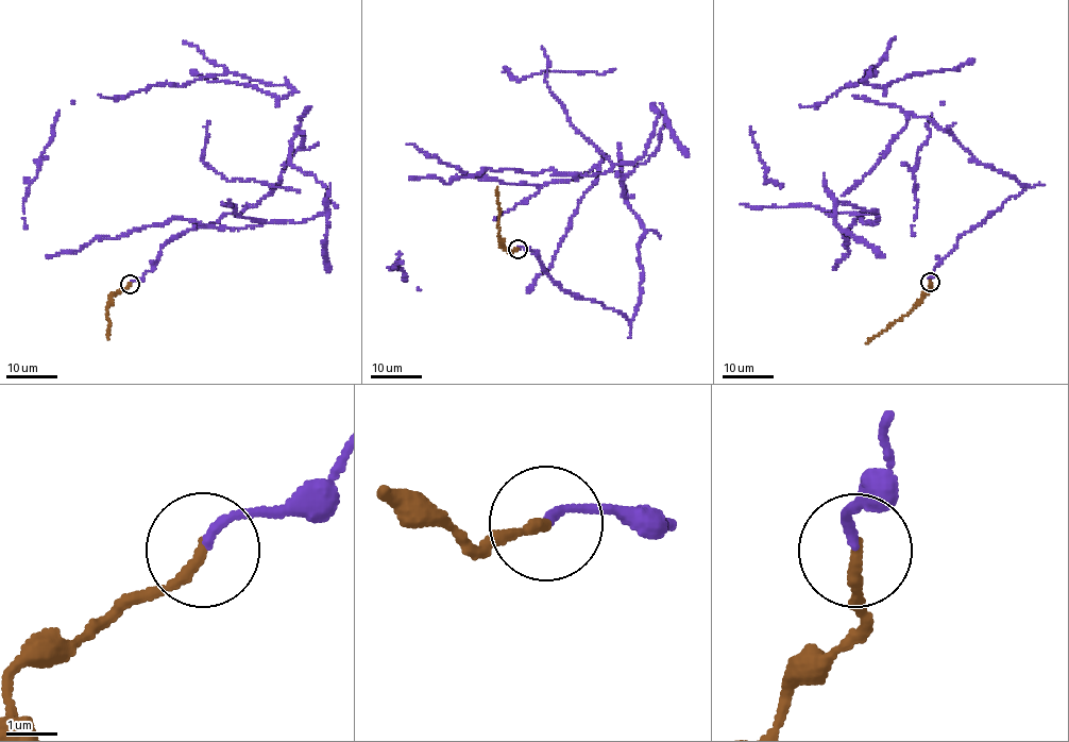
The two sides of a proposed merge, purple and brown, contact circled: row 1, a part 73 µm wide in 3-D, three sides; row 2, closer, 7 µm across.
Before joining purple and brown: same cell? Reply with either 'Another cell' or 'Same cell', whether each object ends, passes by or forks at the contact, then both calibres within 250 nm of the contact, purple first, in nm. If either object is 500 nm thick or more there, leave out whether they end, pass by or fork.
Same cell. At the ring purple ends. At the ring brown ends. Thickness 180 nm (purple) against 240 nm

